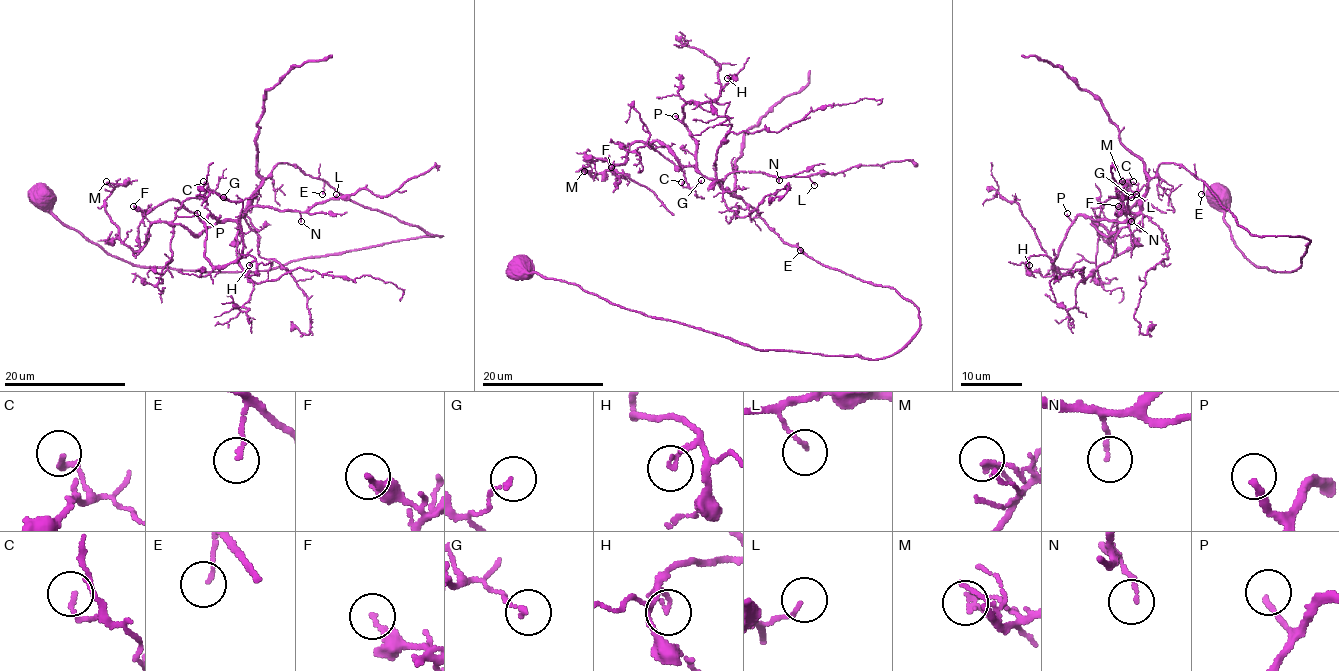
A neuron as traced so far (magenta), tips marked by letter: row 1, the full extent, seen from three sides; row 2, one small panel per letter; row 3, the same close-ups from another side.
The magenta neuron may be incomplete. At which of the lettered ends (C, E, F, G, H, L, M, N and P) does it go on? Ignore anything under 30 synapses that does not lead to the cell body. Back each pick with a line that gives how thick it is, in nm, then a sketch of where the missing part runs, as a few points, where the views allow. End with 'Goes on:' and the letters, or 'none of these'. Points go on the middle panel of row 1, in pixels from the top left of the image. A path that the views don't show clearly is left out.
P: Thickness 190 nm. Course of what is missing: (675, 116), (662, 112), (648, 98), (637, 61), (636, 83), (628, 92), (598, 96), (585, 78)
Goes on: P

